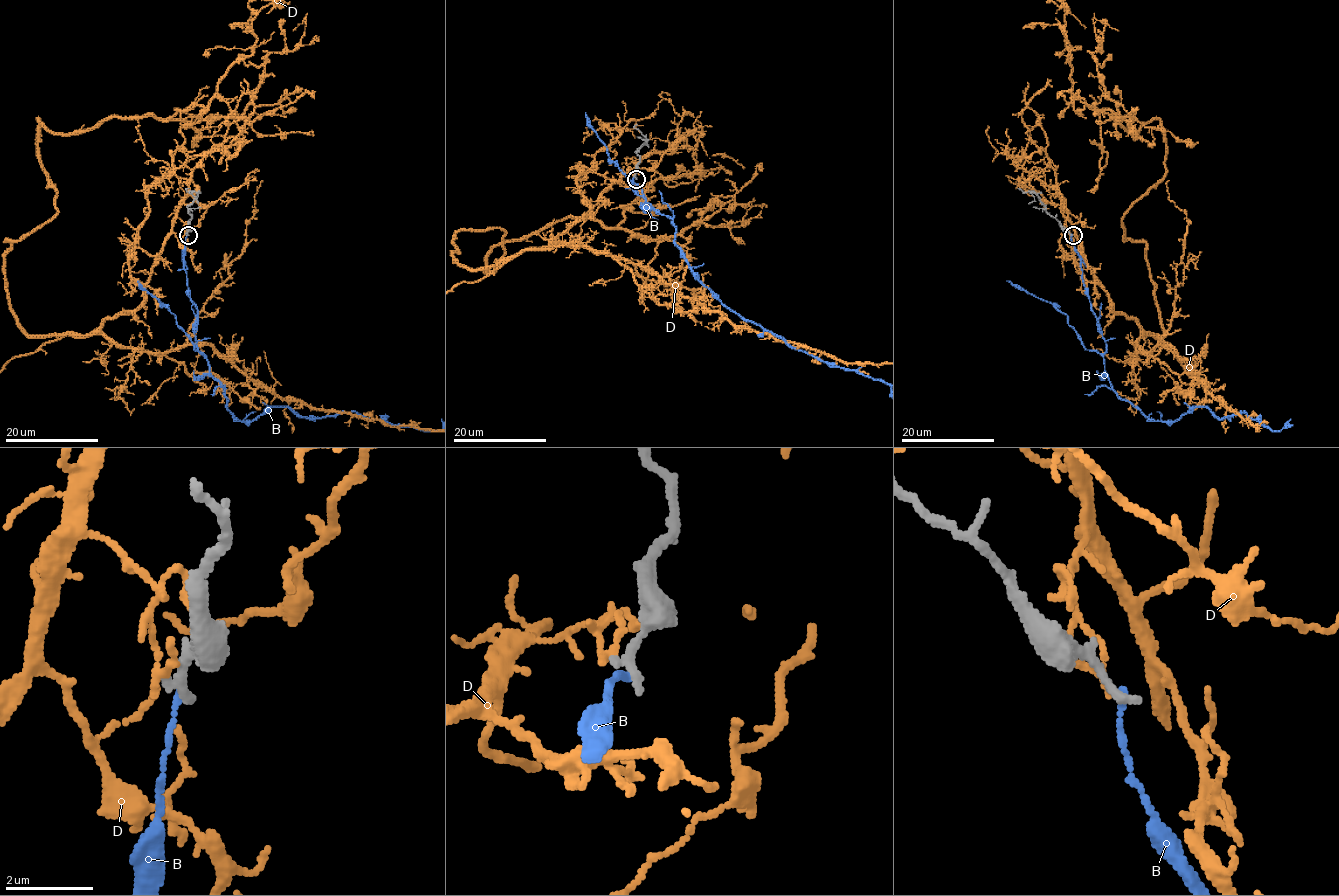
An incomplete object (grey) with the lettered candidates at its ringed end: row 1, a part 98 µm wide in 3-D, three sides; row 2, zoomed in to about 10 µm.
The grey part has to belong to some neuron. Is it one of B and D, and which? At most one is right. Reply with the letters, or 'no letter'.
no letter

